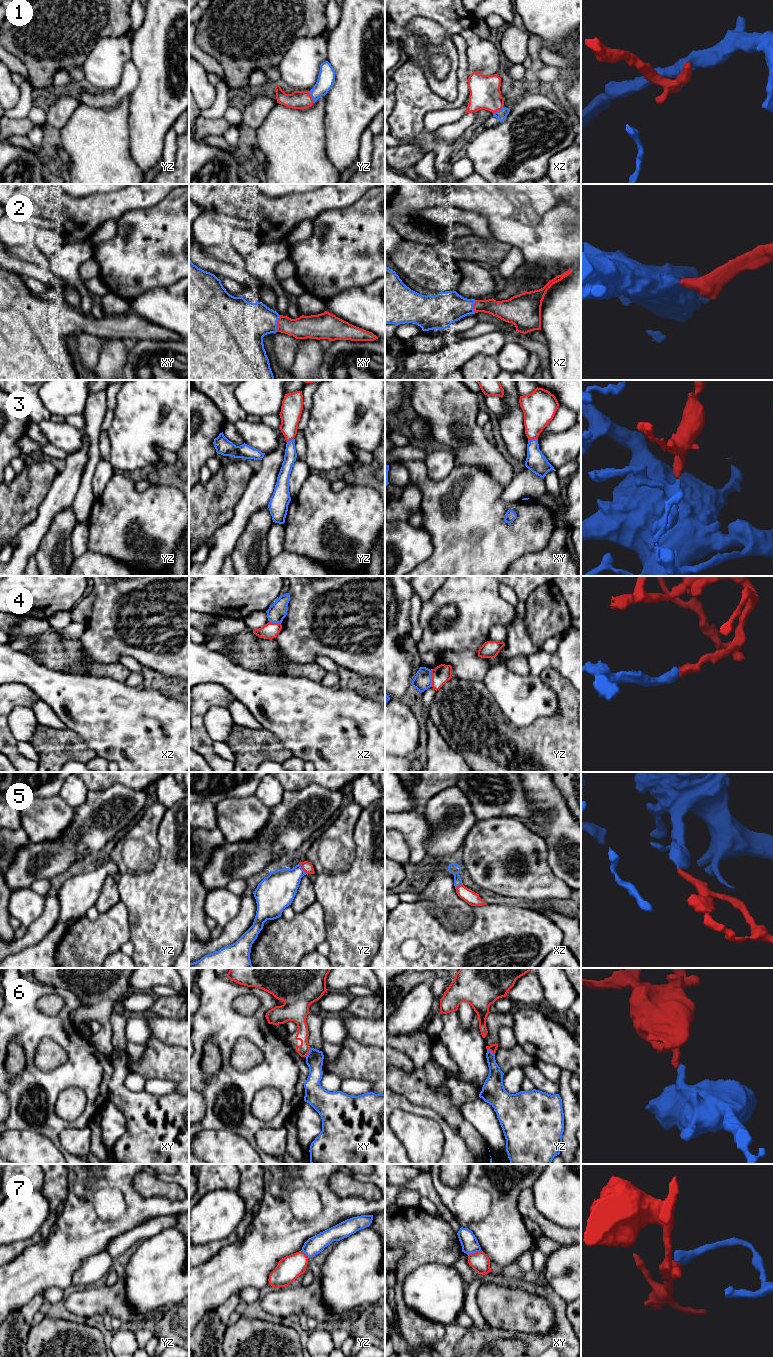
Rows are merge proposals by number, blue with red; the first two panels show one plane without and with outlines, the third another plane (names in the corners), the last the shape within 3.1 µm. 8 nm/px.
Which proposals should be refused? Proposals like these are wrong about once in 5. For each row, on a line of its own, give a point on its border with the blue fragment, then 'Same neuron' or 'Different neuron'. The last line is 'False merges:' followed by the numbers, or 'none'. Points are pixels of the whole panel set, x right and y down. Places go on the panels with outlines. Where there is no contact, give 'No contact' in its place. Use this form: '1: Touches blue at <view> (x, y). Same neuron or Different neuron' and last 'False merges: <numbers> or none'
1: Touches blue at yz (311, 96). Same neuron
2: Touches blue at xy (276, 323). Same neuron
3: Touches blue at xy (532, 439). Same neuron
4: Touches blue at yz (431, 678). Different neuron
5: Touches blue at yz (301, 868). Same neuron
6: Touches blue at xy (309, 1052). Different neuron
7: Touches blue at xy (474, 1252). Different neuron
False merges: 4, 6, 7

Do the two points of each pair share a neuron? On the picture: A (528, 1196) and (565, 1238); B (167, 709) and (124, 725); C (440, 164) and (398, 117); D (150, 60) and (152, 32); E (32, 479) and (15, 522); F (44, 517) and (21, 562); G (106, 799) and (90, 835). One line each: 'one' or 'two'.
A: one
B: one
C: one
D: one
E: one
F: one
G: one

